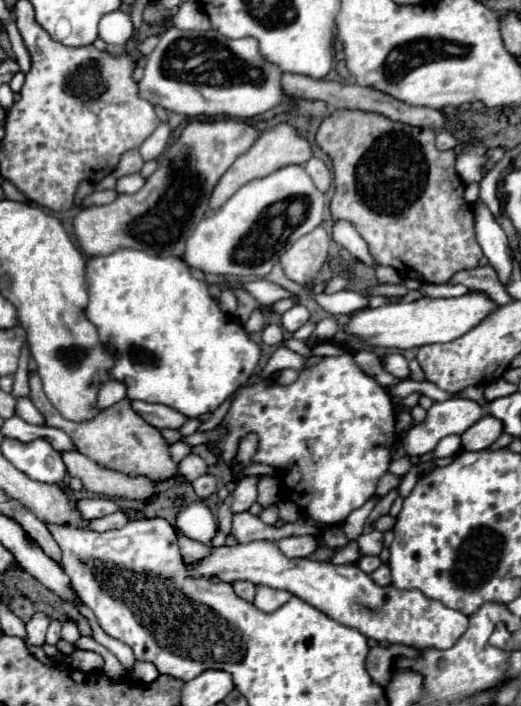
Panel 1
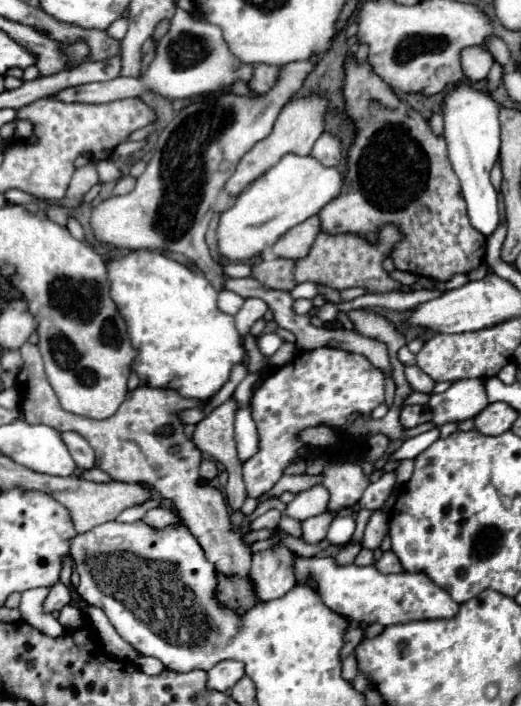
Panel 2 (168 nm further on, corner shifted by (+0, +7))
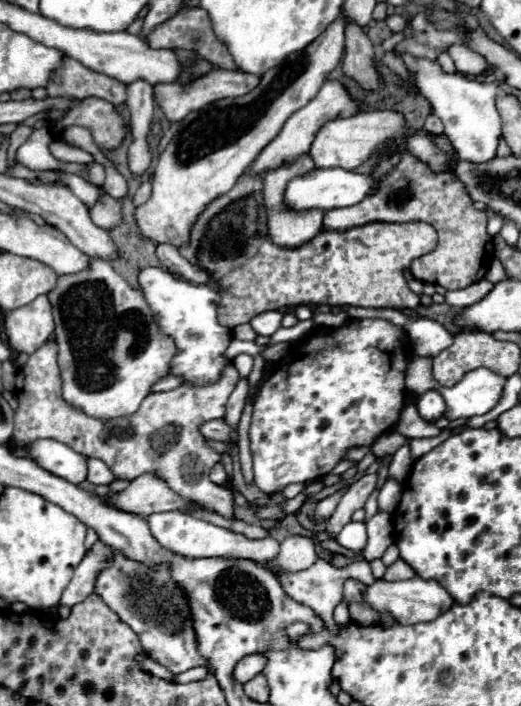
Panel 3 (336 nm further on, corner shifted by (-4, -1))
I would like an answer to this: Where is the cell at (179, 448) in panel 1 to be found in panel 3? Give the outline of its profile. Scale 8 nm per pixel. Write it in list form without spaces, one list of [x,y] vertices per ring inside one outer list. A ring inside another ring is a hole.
[[[240,378],[236,388],[234,388],[234,392],[230,394],[230,400],[228,400],[228,406],[226,406],[226,418],[224,418],[226,424],[238,426],[238,420],[240,420],[246,396],[248,396],[248,380]]]

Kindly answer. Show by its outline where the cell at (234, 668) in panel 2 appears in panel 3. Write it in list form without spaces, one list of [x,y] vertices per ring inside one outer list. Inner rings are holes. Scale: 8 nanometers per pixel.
[[[250,654],[250,656],[244,656],[236,668],[234,668],[234,678],[240,682],[240,684],[246,684],[248,680],[252,680],[256,674],[260,674],[266,666],[266,656],[262,654]]]

